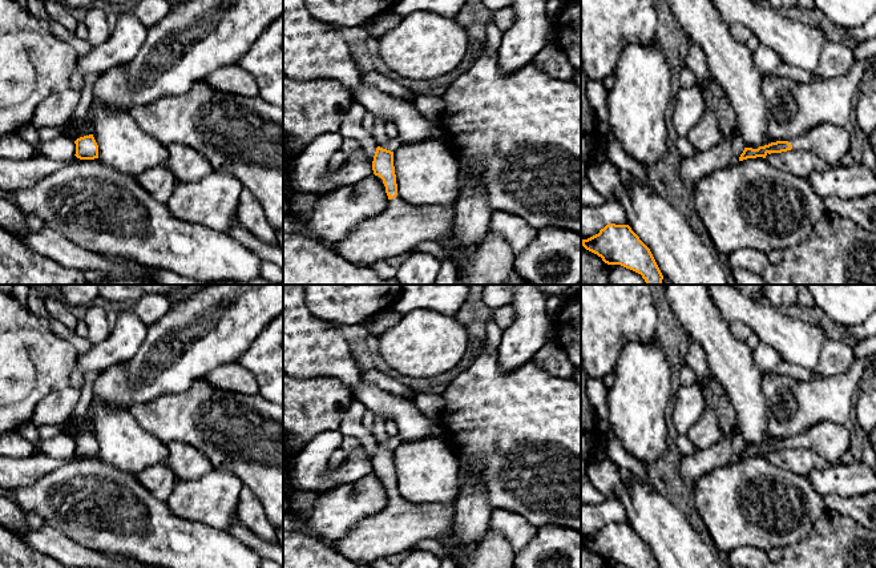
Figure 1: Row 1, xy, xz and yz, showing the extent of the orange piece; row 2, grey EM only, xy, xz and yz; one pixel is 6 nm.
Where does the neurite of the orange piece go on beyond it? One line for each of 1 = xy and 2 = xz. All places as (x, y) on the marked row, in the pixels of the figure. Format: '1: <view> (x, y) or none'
1: none
2: xz (402, 226)

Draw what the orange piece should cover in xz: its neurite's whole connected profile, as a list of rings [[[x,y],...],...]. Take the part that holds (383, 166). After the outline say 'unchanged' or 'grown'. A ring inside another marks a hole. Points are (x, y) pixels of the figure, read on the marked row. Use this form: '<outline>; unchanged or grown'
[[[376,148],[372,170],[383,180],[388,209],[371,219],[362,221],[340,242],[336,254],[356,266],[371,266],[411,250],[424,241],[439,241],[453,235],[455,206],[415,206],[397,194],[393,152]]]; grown

